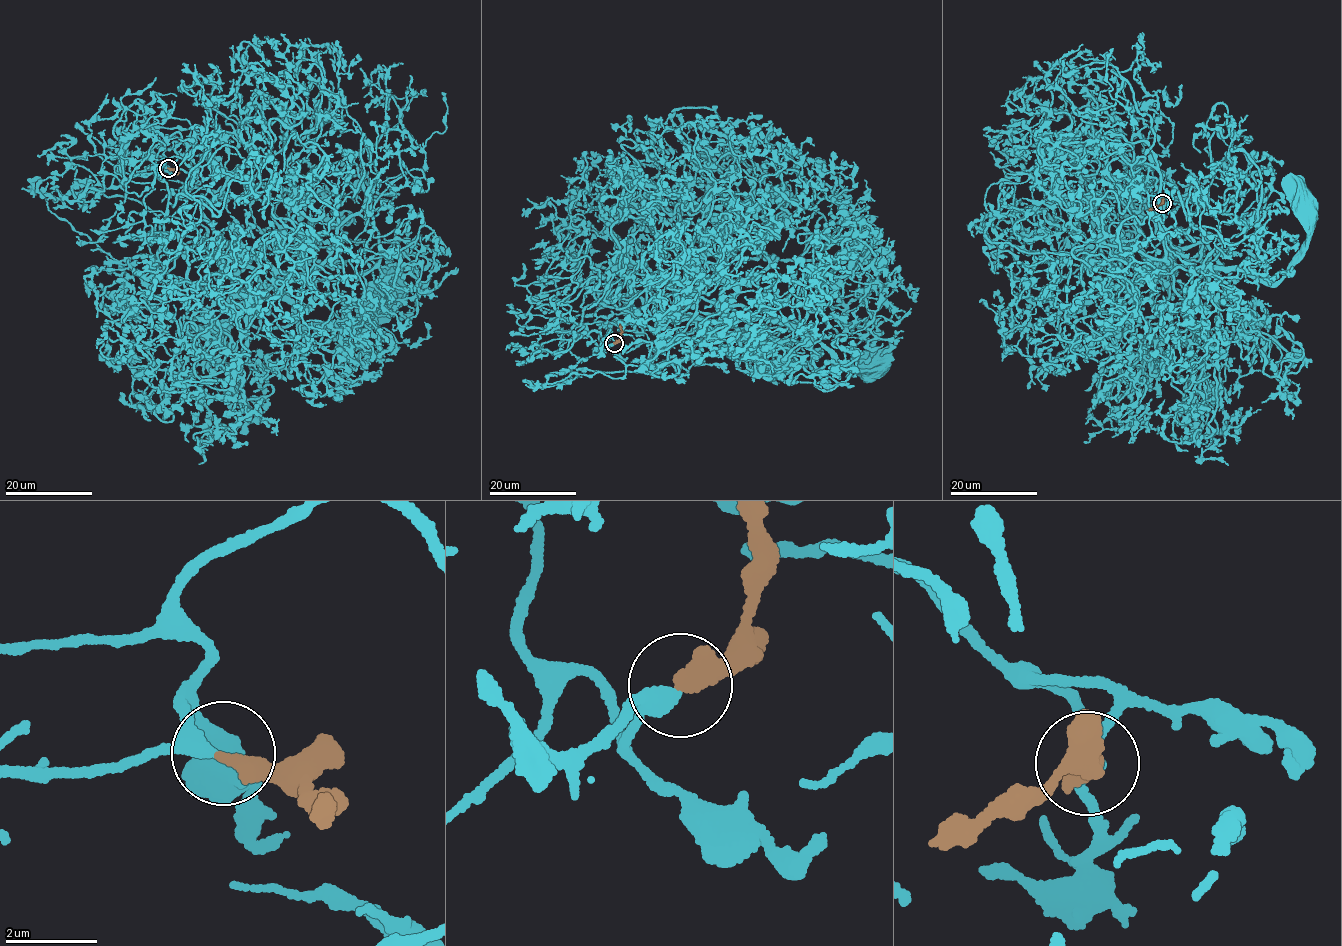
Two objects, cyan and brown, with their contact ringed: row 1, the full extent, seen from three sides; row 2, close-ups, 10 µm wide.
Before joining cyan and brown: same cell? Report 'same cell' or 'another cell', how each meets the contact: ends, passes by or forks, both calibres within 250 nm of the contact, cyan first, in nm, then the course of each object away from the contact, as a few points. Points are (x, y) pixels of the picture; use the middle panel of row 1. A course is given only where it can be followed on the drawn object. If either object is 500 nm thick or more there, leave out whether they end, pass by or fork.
same cell | cyan passes by | brown ends | 280/440 nm | cyan via (614, 344), (600, 325), (637, 320), (606, 300), (653, 286), (745, 349), (761, 318), (875, 364) | brown via (614, 343), (619, 340), (619, 323)

